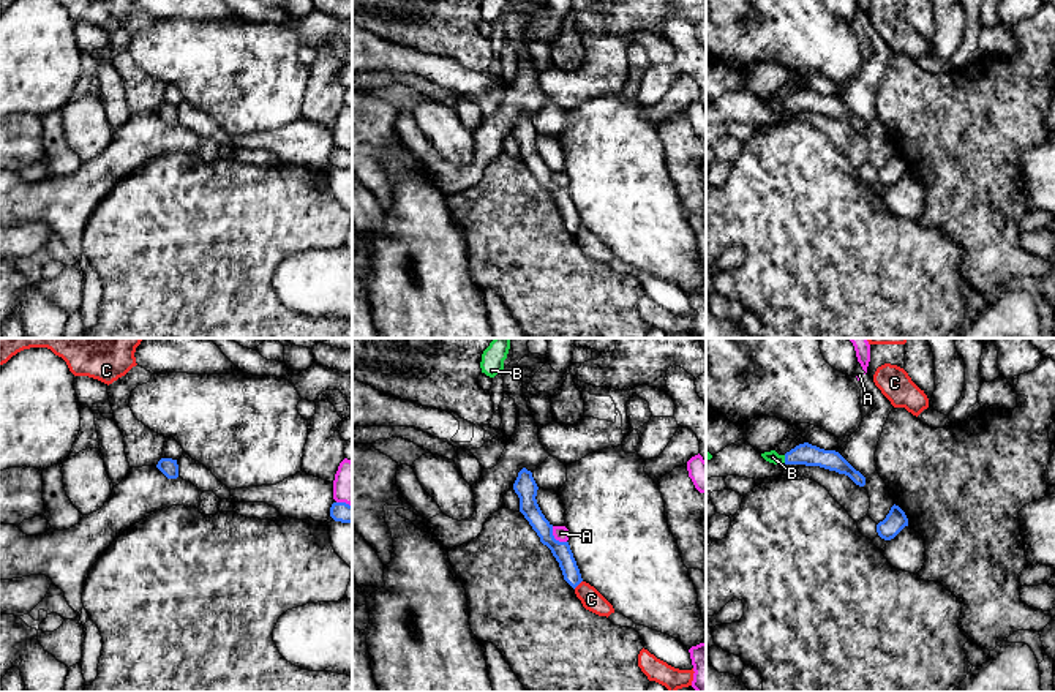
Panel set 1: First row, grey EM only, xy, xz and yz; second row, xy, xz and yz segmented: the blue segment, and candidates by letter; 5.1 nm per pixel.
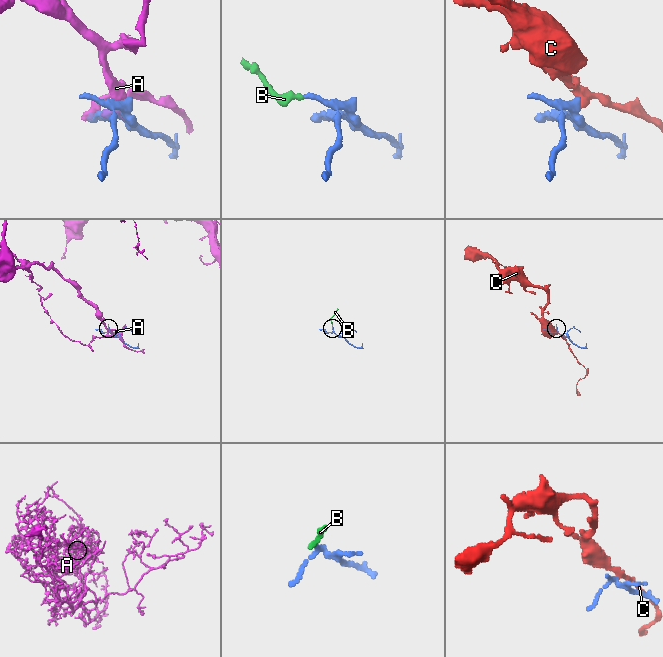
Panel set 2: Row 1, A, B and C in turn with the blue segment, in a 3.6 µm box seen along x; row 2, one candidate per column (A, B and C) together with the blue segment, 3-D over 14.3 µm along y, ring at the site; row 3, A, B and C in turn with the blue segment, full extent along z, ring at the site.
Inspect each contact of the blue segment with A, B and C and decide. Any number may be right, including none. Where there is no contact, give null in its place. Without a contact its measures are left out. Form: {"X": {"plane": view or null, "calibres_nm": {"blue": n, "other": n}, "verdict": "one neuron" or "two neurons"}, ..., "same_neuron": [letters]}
{"A": {"plane": "xz", "calibres_nm": {"blue": 100, "other": 80}, "verdict": "two neurons"}, "B": {"plane": "yz", "calibres_nm": {"blue": 110, "other": 60}, "verdict": "one neuron"}, "C": {"plane": "xz", "calibres_nm": {"blue": 100, "other": 110}, "verdict": "two neurons"}, "same_neuron": ["B"]}

